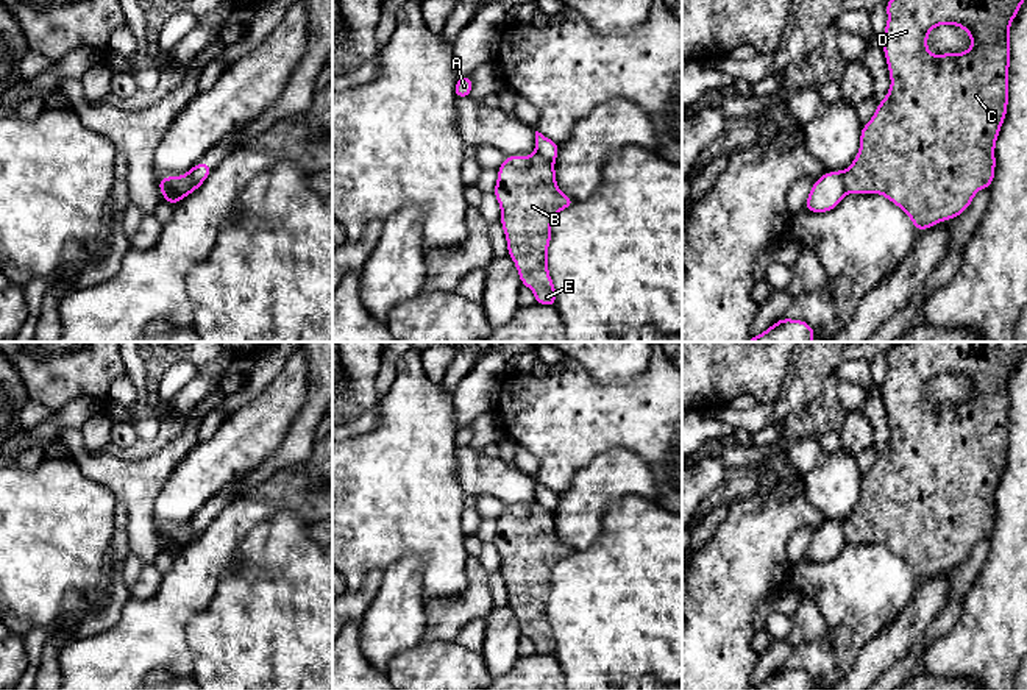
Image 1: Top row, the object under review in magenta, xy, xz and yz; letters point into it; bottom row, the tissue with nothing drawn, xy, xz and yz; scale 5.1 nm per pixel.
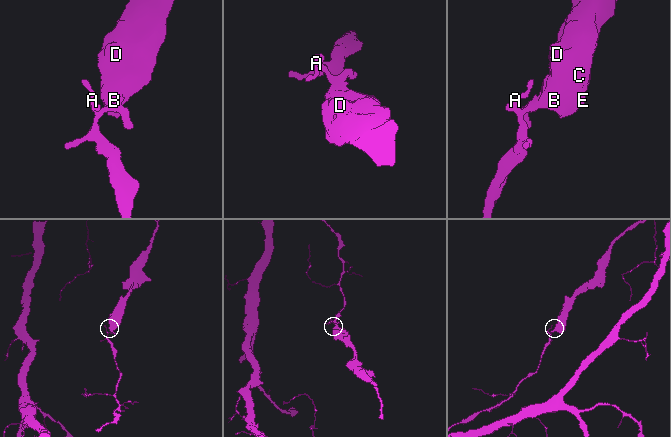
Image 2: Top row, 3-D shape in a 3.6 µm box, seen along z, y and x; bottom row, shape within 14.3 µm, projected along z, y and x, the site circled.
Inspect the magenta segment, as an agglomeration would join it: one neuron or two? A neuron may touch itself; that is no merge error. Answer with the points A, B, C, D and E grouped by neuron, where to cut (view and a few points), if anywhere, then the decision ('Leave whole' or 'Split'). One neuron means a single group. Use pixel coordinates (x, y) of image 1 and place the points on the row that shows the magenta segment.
Groups: A / B C D E. Split along xy (191, 174), (192, 188), (188, 192), (163, 195). Split

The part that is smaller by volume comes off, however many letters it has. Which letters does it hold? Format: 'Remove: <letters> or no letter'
Remove: B, C, D, E

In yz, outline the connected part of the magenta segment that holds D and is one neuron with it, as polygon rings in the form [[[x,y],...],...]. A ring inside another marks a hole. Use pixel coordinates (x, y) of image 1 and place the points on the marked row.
[[[888,0],[887,14],[888,22],[885,33],[882,36],[882,45],[885,52],[885,59],[890,70],[891,86],[885,98],[877,105],[872,119],[862,126],[860,133],[860,150],[854,158],[851,167],[844,173],[844,192],[846,194],[880,194],[887,197],[893,205],[897,205],[905,211],[915,225],[916,231],[927,229],[936,223],[949,219],[957,219],[961,212],[968,209],[980,189],[988,189],[994,180],[996,156],[994,147],[999,137],[1000,126],[1007,117],[1008,106],[1008,69],[1010,69],[1010,23],[1015,20],[1024,0]],[[943,23],[955,25],[968,31],[972,47],[958,55],[941,53],[933,56],[927,48],[929,33]]]

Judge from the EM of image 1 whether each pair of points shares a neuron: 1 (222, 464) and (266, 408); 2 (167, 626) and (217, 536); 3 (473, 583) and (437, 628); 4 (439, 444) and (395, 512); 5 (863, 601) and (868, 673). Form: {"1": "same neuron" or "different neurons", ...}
{"1": "same neuron", "2": "same neuron", "3": "same neuron", "4": "same neuron", "5": "different neurons"}

